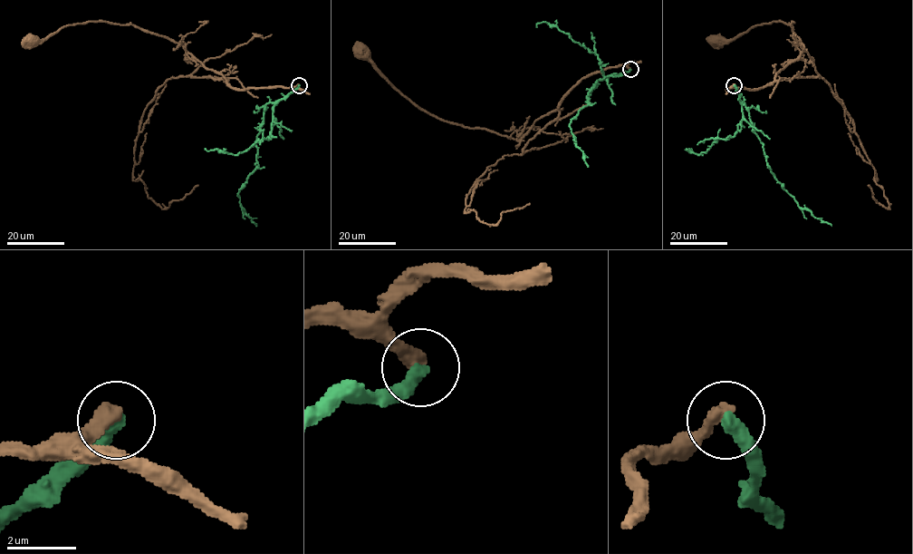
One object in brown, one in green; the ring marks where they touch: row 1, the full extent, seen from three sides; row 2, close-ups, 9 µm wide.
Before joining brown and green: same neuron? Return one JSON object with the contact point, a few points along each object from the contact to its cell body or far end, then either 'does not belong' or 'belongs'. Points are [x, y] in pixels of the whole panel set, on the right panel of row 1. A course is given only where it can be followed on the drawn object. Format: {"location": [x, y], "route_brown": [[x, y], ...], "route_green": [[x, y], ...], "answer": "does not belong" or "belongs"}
{"location": [734, 85], "route_brown": [[735, 84], [731, 88], [752, 89], [783, 79], [823, 79], [850, 119], [889, 208], [877, 202], [868, 185]], "route_green": [[735, 85], [738, 99], [745, 105], [753, 131], [763, 144], [768, 168], [797, 205], [831, 226]], "answer": "does not belong"}

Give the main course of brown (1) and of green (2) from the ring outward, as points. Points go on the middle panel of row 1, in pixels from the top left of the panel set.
1: (630, 70), (583, 77), (522, 153), (488, 167), (465, 212), (495, 225), (503, 212), (530, 203)
2: (630, 70), (600, 79), (589, 92), (589, 103), (571, 120), (569, 127), (574, 143), (583, 152), (587, 167)

